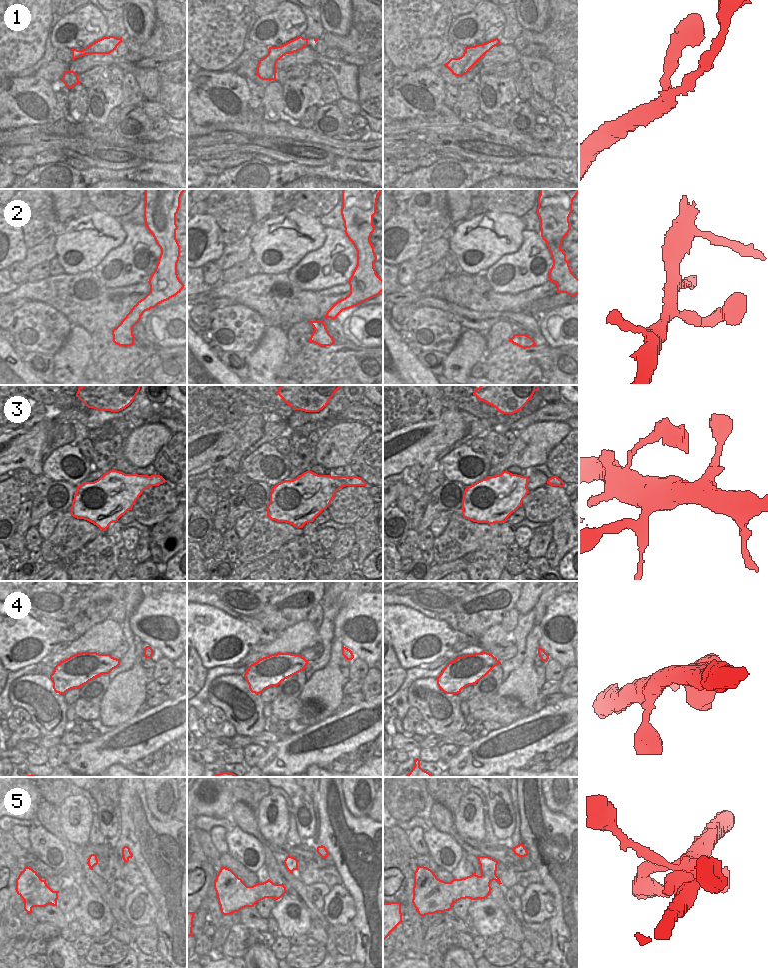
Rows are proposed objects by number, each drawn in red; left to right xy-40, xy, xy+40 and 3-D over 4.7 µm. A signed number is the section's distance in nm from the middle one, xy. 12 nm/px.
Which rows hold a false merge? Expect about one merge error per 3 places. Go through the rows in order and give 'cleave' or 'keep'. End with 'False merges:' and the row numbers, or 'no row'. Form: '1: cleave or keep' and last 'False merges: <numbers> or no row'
1: keep
2: keep
3: keep
4: keep
5: keep
False merges: no row

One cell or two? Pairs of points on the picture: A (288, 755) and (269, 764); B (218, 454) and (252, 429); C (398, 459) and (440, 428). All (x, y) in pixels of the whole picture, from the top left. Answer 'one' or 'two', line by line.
A: one
B: one
C: one

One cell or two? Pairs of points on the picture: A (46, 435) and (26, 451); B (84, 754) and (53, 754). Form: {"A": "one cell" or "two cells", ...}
{"A": "one cell", "B": "two cells"}

